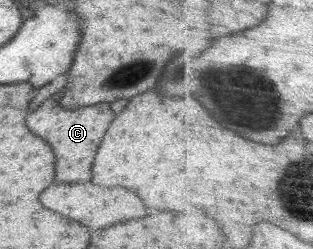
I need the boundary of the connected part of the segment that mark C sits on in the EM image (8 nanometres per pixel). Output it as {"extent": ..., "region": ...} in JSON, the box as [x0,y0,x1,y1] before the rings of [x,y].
{"extent":[26,95,114,183],"region":[[[60,95],[50,97],[46,103],[42,103],[38,109],[28,113],[26,125],[30,131],[34,131],[38,137],[42,137],[50,147],[54,149],[56,155],[56,181],[60,183],[86,183],[92,175],[92,161],[94,155],[108,129],[108,125],[114,119],[114,113],[109,103],[104,103],[108,107],[106,111],[90,111],[90,109],[78,109],[78,111],[66,111],[58,103]]]}

